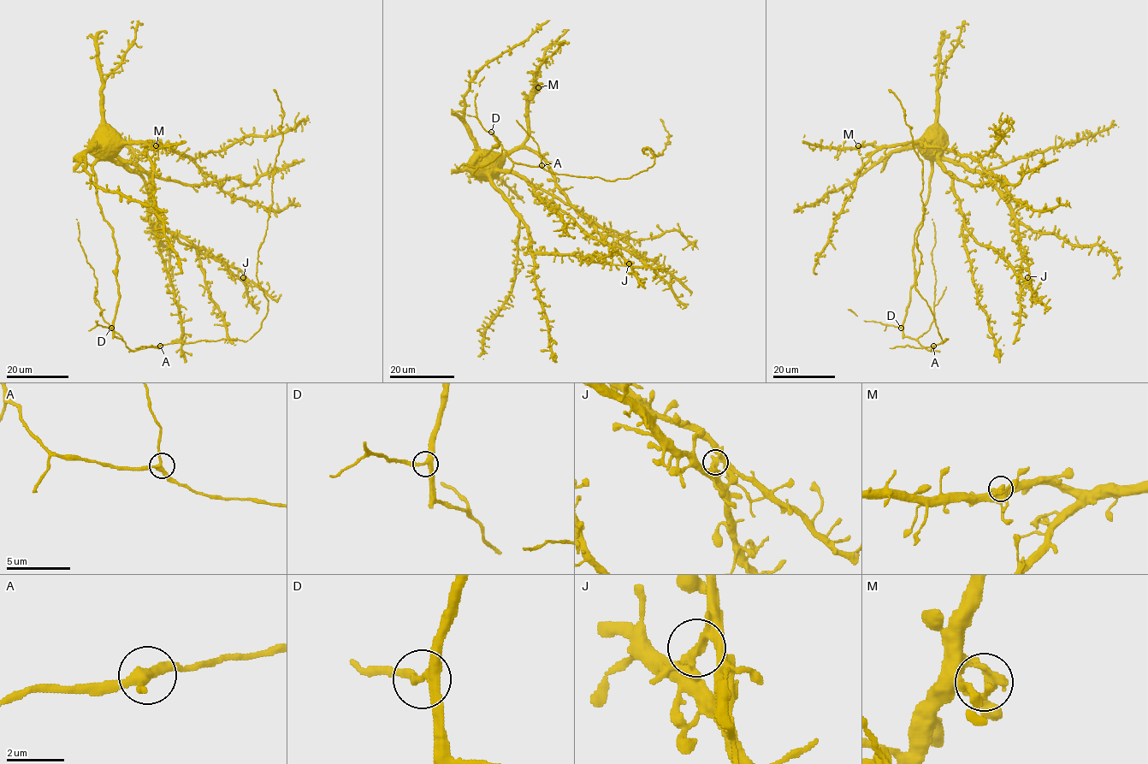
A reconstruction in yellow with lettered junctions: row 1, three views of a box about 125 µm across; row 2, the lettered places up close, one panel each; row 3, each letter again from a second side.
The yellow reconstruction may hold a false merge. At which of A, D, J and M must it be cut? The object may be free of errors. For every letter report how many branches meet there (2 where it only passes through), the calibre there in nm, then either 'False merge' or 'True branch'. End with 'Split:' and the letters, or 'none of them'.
A: Branches: 3. Thickness 280 nm. True branch
D: Branches: 3. Thickness 280 nm. True branch
J: Branches: 3. Thickness 280 nm. True branch
M: Branches: 3. Thickness 280 nm. True branch
Split: none of them

